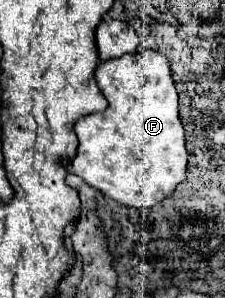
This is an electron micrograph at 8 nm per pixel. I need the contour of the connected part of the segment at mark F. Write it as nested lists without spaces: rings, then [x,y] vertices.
[[[109,16],[97,28],[95,40],[99,58],[107,60],[99,64],[95,80],[109,108],[103,114],[79,120],[79,148],[69,164],[69,172],[123,206],[149,210],[165,200],[185,180],[187,172],[185,130],[177,112],[177,90],[169,62],[155,50],[139,50],[137,32]]]

